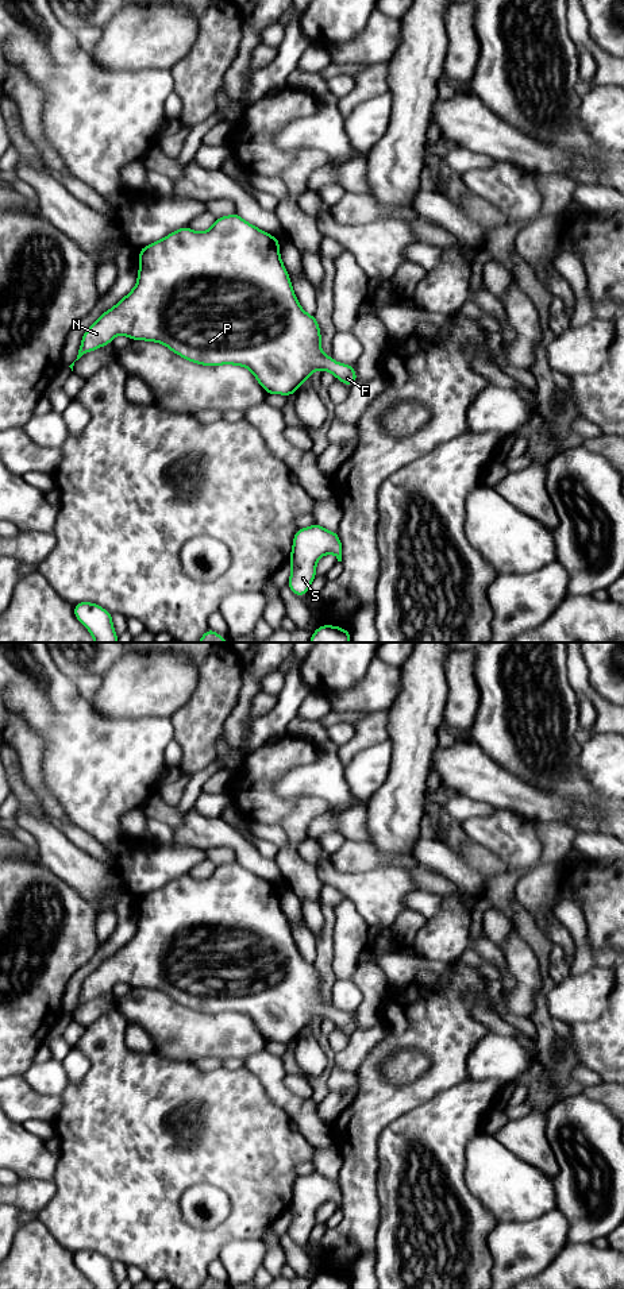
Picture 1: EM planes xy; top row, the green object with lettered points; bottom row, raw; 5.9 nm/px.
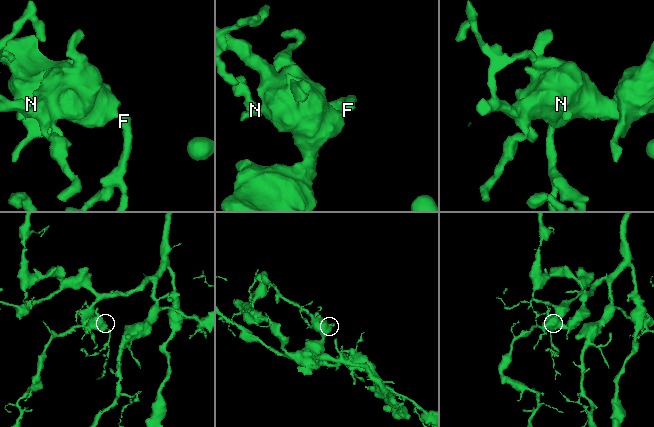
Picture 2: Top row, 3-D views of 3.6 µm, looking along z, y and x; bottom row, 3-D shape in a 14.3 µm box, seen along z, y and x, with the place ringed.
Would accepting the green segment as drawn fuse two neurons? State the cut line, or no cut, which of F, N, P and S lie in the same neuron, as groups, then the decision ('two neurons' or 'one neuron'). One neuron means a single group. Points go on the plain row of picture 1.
no cut | F N P S | one neuron

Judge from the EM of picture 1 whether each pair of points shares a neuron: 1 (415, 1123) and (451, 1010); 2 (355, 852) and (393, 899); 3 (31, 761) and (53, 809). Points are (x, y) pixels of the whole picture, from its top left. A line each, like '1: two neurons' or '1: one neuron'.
1: two neurons
2: two neurons
3: one neuron

